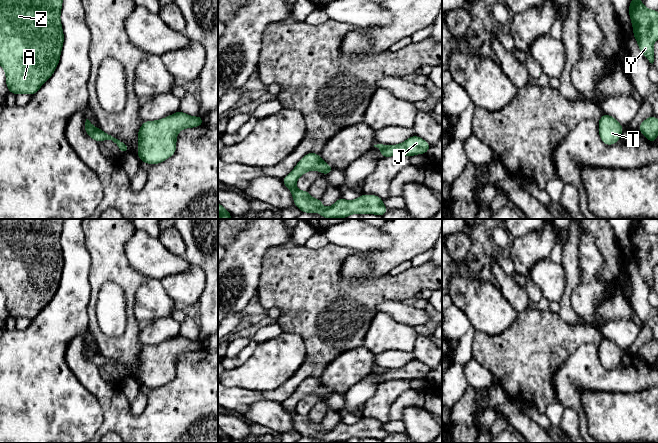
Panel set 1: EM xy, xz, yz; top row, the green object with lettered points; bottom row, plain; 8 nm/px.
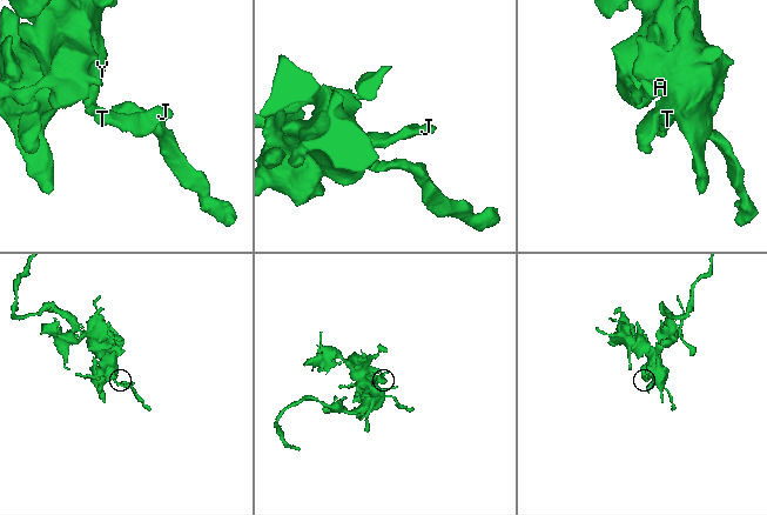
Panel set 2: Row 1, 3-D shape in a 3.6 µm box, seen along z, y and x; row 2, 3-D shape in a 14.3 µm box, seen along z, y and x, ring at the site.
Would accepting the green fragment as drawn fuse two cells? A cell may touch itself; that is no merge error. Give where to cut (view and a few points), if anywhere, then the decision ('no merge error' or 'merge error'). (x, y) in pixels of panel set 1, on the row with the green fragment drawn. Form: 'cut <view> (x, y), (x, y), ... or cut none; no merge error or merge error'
cut none; no merge error

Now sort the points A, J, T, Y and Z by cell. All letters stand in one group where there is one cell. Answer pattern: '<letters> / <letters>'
A J T Y Z

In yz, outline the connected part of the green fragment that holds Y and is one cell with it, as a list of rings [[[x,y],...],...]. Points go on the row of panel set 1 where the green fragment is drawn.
[[[631,0],[629,16],[640,51],[653,64],[653,44],[658,39],[658,10],[647,9],[641,0]]]

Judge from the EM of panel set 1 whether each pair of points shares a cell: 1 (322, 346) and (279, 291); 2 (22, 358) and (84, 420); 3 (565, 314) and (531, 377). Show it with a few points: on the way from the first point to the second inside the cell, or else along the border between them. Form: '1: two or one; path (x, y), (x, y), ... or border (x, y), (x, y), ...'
1: one; path (320, 332), (293, 305)
2: one; path (37, 373), (69, 405)
3: two; border (557, 313), (565, 322), (585, 325)

